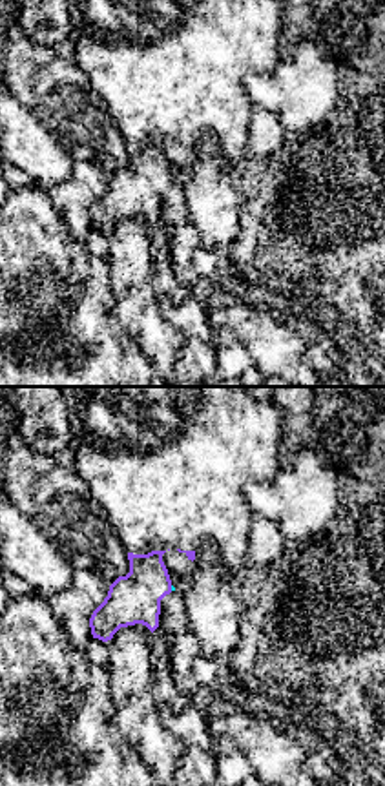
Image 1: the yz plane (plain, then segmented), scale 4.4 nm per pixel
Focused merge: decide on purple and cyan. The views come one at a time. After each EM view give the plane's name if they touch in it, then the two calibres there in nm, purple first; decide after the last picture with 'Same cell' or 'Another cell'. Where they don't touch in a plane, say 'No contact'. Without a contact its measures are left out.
Touches purple in yz. Thickness 220 nm (purple) against 20 nm

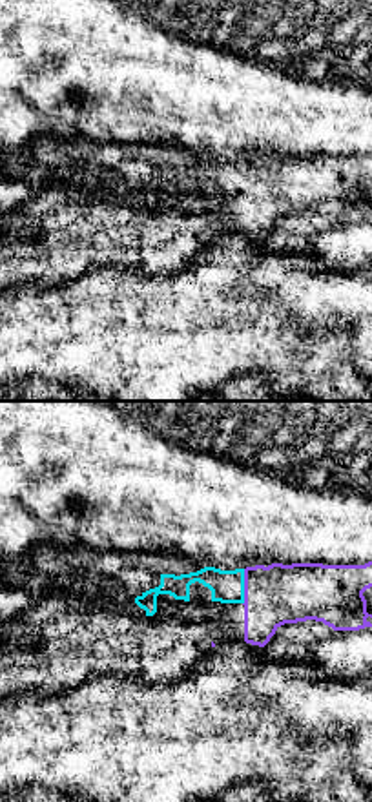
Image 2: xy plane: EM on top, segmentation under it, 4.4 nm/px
Touches purple in xy. Thickness 260 nm (purple) against 140 nm

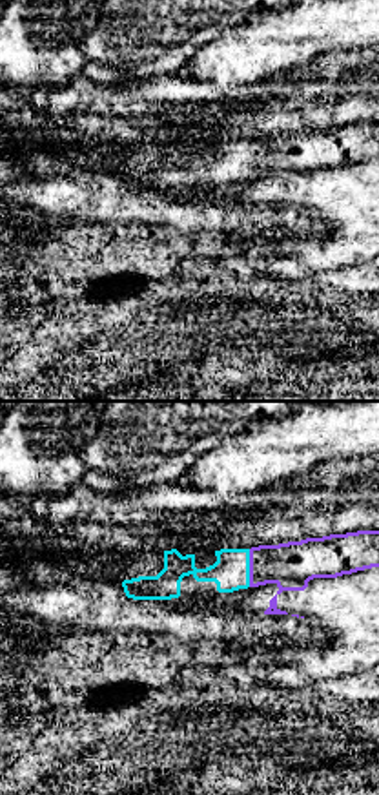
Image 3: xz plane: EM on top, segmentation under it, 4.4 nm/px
Touches purple in xz. Thickness 200 nm (purple) against 160 nm

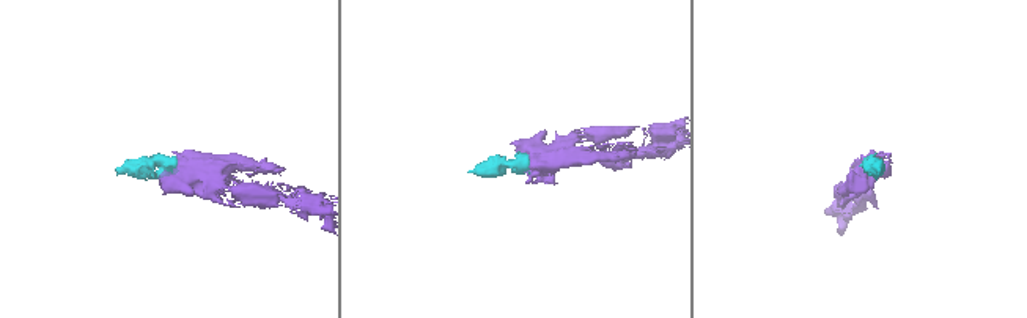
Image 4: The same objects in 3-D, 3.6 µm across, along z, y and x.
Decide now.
Same cell

